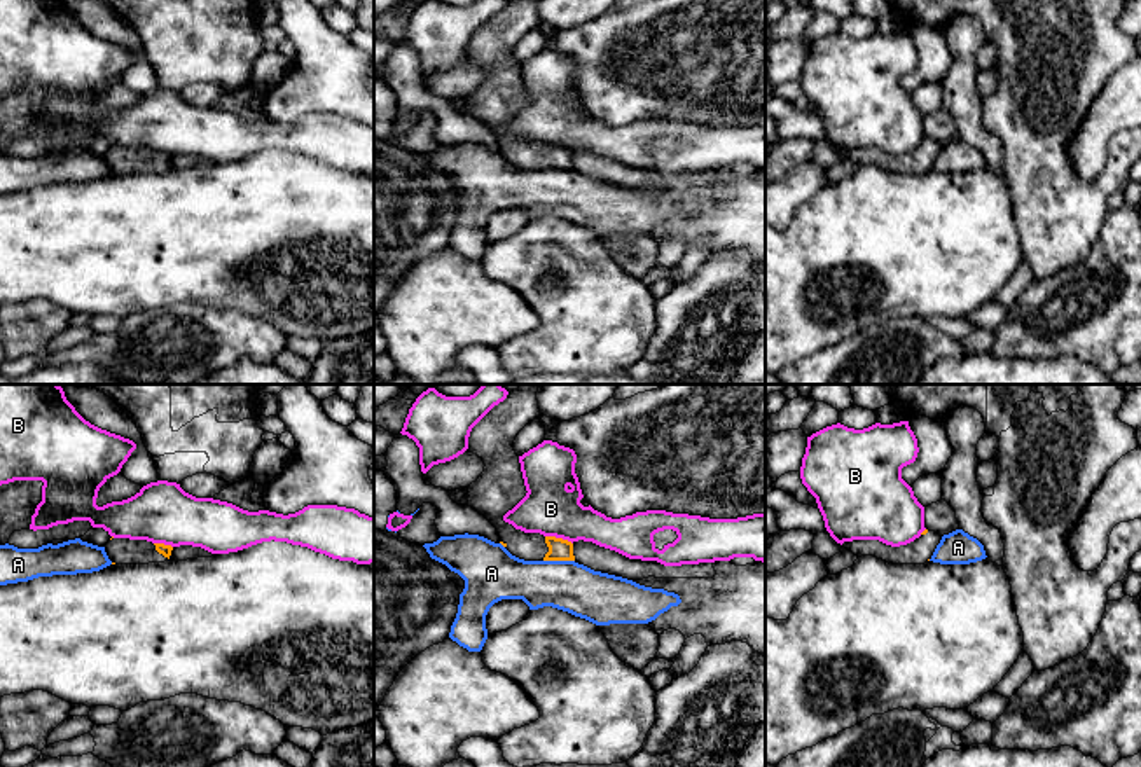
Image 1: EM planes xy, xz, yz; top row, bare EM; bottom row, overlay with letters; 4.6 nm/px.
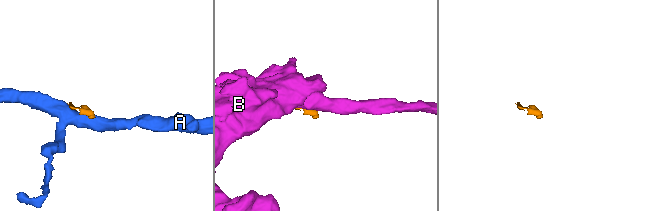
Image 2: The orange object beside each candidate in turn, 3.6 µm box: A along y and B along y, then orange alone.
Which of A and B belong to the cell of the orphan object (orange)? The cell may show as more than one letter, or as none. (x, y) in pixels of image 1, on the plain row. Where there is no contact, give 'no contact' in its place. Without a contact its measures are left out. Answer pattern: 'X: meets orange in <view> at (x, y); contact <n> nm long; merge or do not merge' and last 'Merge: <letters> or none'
A: meets orange in xz at (560, 168); contact 140 nm long; do not merge
B: meets orange in xz at (560, 147); contact 130 nm long; do not merge
Merge: none

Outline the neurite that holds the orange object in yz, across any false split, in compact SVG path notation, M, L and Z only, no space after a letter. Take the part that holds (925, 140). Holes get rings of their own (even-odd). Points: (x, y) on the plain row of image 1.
M924 138L919 147L900 155L891 155L879 149L853 149L844 150L842 155L858 166L874 164L893 173L924 173L931 168L940 149L938 142Z

